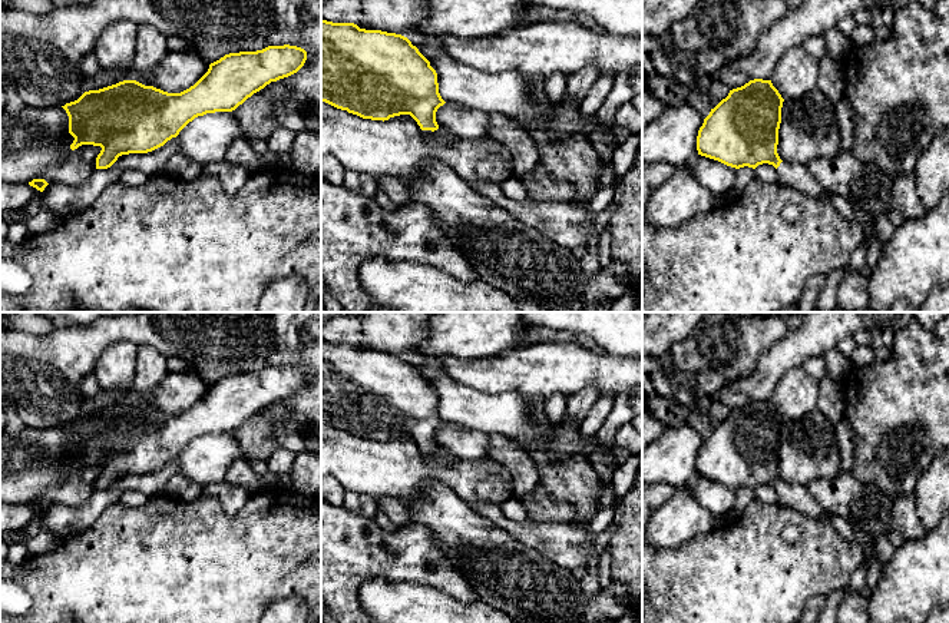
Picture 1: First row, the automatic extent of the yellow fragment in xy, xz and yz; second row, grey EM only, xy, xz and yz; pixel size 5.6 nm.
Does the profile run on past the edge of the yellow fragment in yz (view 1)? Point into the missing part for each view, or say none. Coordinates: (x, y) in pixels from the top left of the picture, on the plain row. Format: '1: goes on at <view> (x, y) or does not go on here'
1: goes on at yz (792, 496)

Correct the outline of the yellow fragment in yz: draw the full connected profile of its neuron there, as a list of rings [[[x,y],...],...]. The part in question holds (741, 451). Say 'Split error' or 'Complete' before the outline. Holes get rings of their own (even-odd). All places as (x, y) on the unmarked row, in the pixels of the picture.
Split error. [[[754,400],[730,411],[698,451],[698,475],[735,490],[773,486],[780,506],[827,520],[829,511],[807,487],[781,481],[777,474],[783,422],[771,401]]]

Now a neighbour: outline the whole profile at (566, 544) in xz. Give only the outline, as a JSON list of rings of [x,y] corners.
[[[479,504],[477,507],[472,506],[479,514],[487,517],[495,524],[503,527],[512,537],[519,540],[522,544],[532,547],[539,551],[543,557],[549,559],[558,567],[573,570],[582,566],[586,566],[595,539],[588,534],[586,526],[578,526],[572,523],[518,523],[509,520],[503,516],[499,506],[495,504]]]

